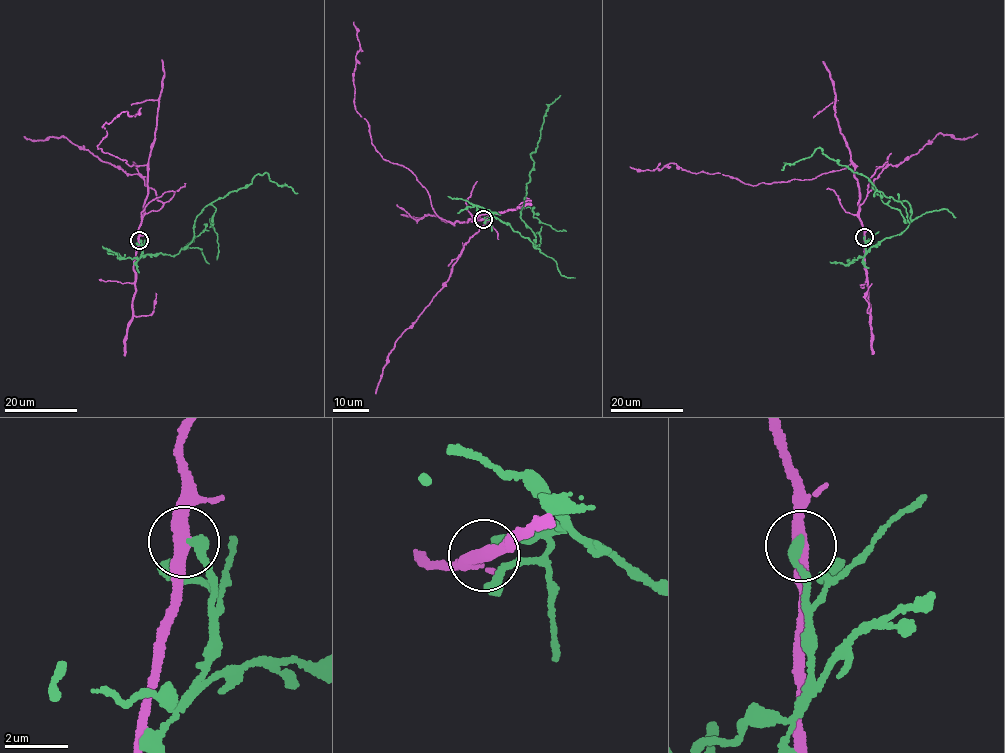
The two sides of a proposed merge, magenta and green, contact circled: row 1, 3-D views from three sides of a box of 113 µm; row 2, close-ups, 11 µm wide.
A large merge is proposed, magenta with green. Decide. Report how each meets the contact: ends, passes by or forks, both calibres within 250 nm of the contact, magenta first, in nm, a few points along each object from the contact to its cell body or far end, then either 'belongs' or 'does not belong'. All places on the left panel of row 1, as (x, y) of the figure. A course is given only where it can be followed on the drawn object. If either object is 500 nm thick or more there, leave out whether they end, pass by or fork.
magenta passes by; green ends there; 400 nm thick on the magenta side, 320 nm on the other; magenta runs (138, 240), (146, 165), (130, 166), (97, 147), (107, 133), (103, 124), (141, 107); green runs (138, 240), (145, 255), (174, 256), (191, 241), (193, 225), (202, 209), (263, 173), (298, 193); does not belong

